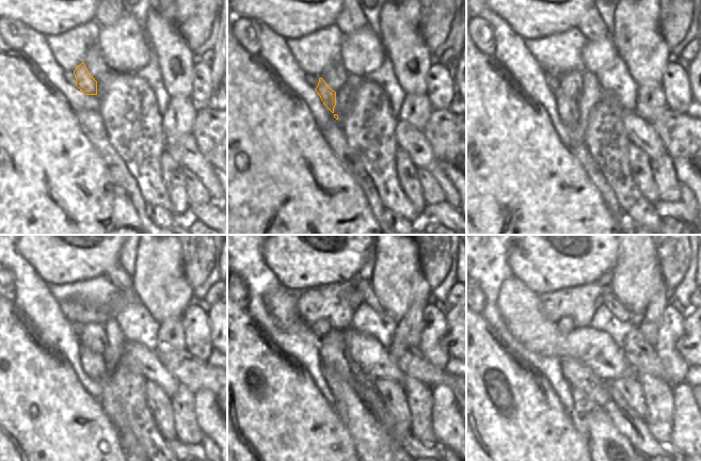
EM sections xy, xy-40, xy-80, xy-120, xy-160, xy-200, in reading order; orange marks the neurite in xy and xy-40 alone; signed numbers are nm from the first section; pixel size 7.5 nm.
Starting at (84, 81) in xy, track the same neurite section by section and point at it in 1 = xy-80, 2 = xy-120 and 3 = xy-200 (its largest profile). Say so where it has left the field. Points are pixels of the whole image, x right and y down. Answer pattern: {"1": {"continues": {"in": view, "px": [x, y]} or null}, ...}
{"1": {"continues": {"in": "xy-80", "px": [567, 107]}}, "2": {"continues": {"in": "xy-120", "px": [93, 364]}}, "3": {"continues": {"in": "xy-200", "px": [610, 451]}}}

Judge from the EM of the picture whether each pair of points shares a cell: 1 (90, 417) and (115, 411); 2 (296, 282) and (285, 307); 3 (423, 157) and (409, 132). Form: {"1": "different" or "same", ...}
{"1": "different", "2": "different", "3": "same"}

